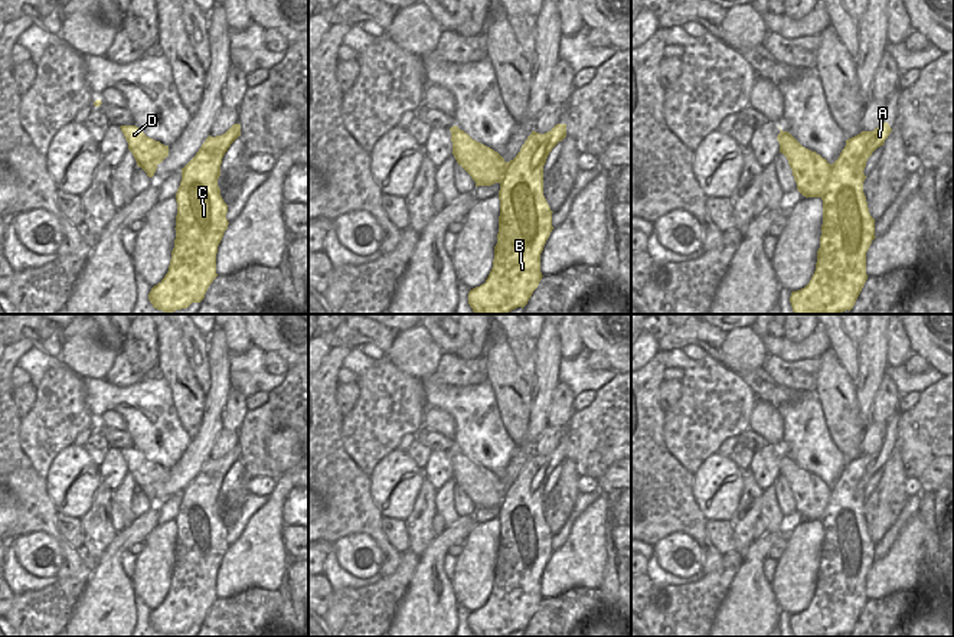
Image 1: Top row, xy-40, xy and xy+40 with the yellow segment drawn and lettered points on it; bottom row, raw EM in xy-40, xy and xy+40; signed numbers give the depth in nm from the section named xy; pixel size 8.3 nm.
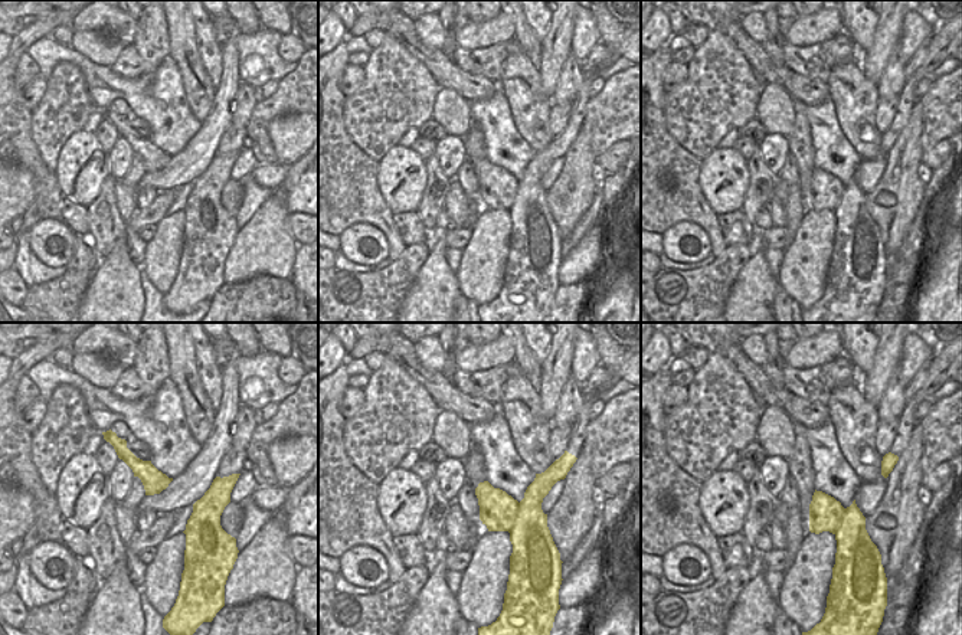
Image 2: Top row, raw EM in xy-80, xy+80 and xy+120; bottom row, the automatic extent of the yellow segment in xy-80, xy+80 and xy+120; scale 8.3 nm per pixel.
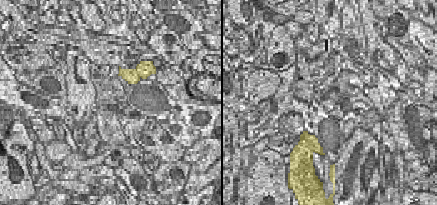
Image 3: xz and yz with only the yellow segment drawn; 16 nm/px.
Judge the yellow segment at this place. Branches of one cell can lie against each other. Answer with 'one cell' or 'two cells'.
two cells

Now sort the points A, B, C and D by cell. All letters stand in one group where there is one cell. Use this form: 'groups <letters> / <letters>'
groups A B C / D

